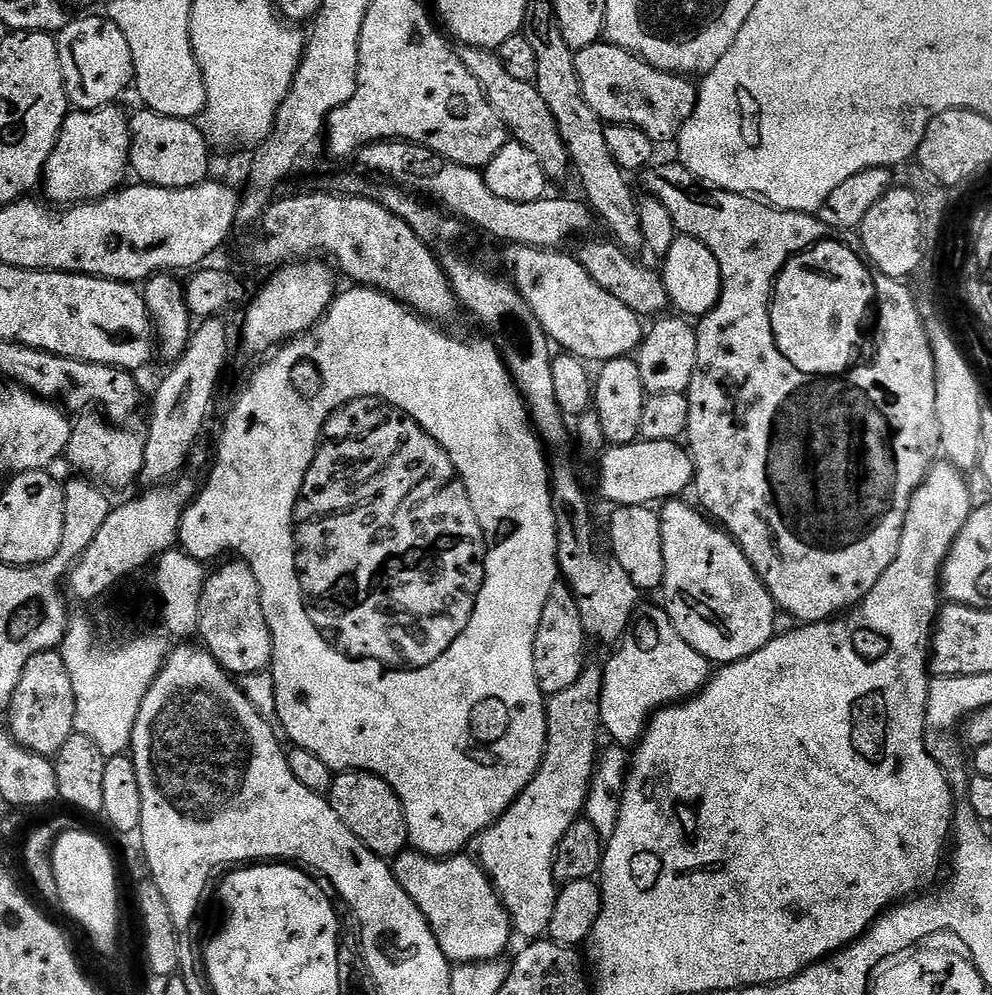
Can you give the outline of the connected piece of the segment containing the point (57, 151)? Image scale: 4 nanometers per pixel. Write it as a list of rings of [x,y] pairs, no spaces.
[[[109,106],[93,112],[69,111],[68,117],[64,119],[60,137],[56,139],[54,150],[46,162],[42,177],[42,189],[44,188],[45,194],[49,196],[47,199],[53,205],[71,206],[100,200],[104,196],[111,196],[125,183],[124,171],[127,173],[130,168],[128,151],[132,149],[132,129],[129,117],[127,115],[124,117],[118,109],[119,107]]]

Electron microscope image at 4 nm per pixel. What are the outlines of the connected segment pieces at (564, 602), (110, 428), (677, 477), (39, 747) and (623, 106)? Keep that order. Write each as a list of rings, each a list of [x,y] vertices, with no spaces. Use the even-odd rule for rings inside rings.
[[[557,582],[550,590],[550,598],[546,598],[546,606],[542,606],[542,622],[538,622],[538,634],[534,638],[534,678],[538,678],[538,686],[545,697],[562,694],[569,686],[574,686],[586,667],[584,647],[590,644],[590,637],[582,626],[582,614],[578,610],[578,602],[567,584]]]
[[[81,411],[72,426],[66,460],[80,471],[77,473],[91,478],[97,485],[109,489],[128,488],[135,480],[141,479],[146,458],[144,436],[128,430],[109,422],[99,411]]]
[[[640,440],[635,444],[612,446],[599,457],[600,492],[616,506],[645,506],[667,501],[669,498],[680,498],[684,491],[694,484],[696,467],[687,447],[677,441],[650,442]]]
[[[59,651],[34,654],[34,658],[30,658],[12,695],[6,719],[11,736],[34,754],[55,758],[58,750],[66,746],[66,738],[76,732],[76,703],[74,686]]]
[[[607,42],[591,44],[579,49],[575,53],[575,58],[578,78],[583,83],[586,102],[590,102],[594,114],[598,114],[601,120],[609,125],[642,126],[645,134],[654,142],[661,142],[660,140],[675,141],[679,137],[680,127],[694,114],[698,88],[695,83],[691,84],[688,81],[691,79],[687,75],[664,72],[652,64],[647,64],[641,56],[636,56],[632,52],[620,48],[617,44]]]

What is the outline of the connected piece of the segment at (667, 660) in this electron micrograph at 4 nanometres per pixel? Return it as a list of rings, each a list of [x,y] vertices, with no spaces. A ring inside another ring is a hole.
[[[647,604],[636,609],[622,643],[613,651],[617,652],[602,668],[600,728],[608,731],[611,743],[629,750],[640,743],[649,720],[660,709],[697,696],[714,675],[713,661],[684,641],[663,607]]]

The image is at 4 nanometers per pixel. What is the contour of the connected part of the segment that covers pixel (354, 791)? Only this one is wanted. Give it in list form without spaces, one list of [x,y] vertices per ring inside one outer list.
[[[349,770],[333,775],[332,789],[327,801],[334,814],[342,818],[345,826],[364,843],[375,856],[395,858],[409,847],[408,827],[402,810],[402,802],[396,792],[380,776],[372,772]]]

